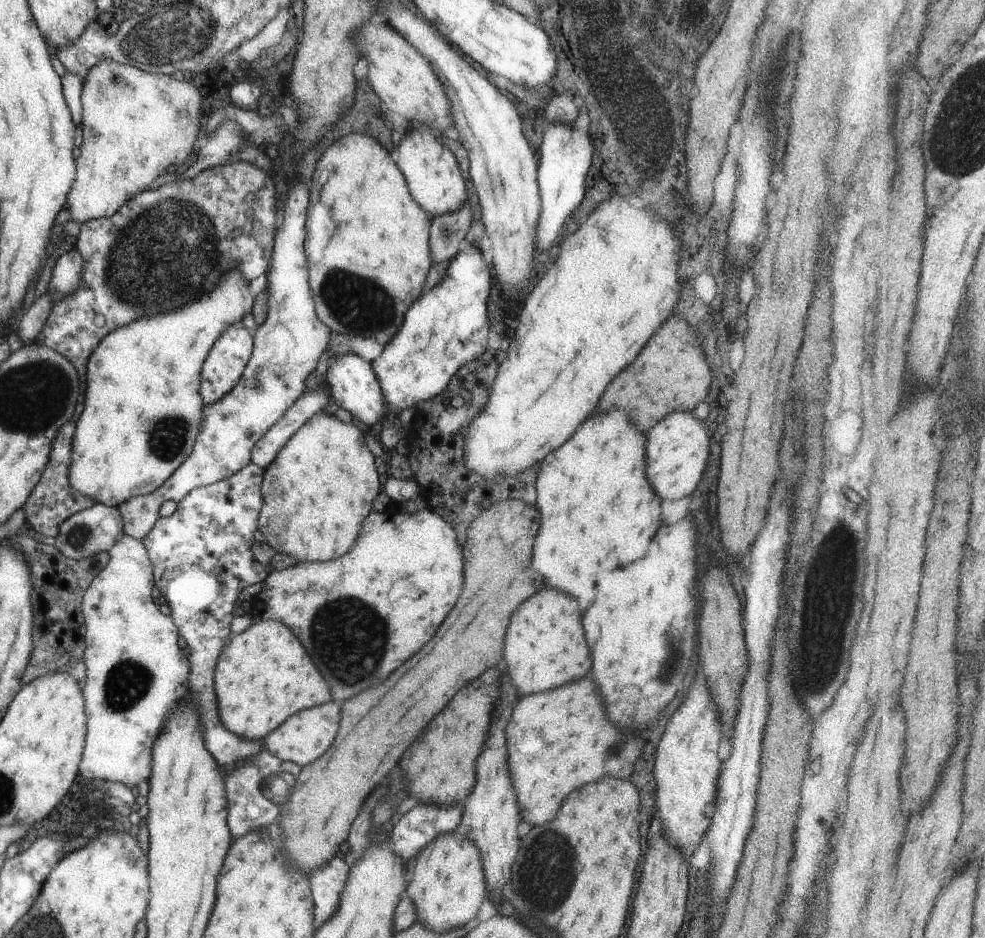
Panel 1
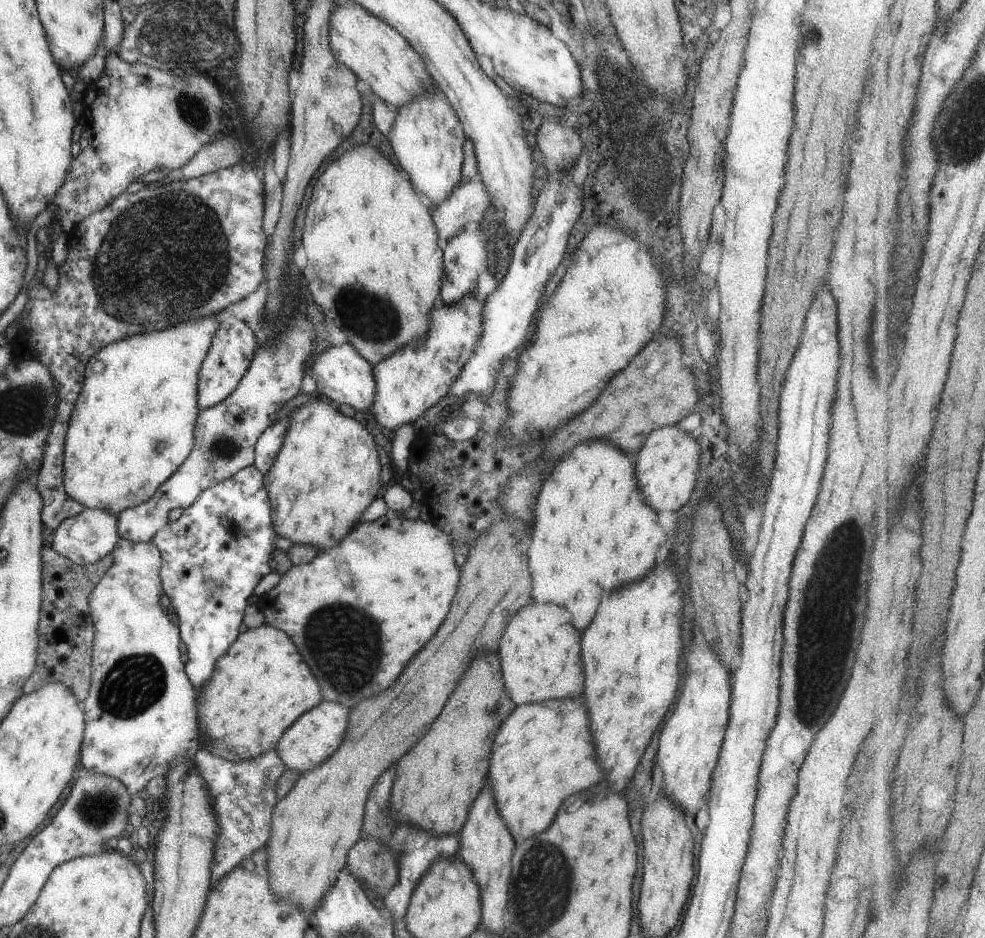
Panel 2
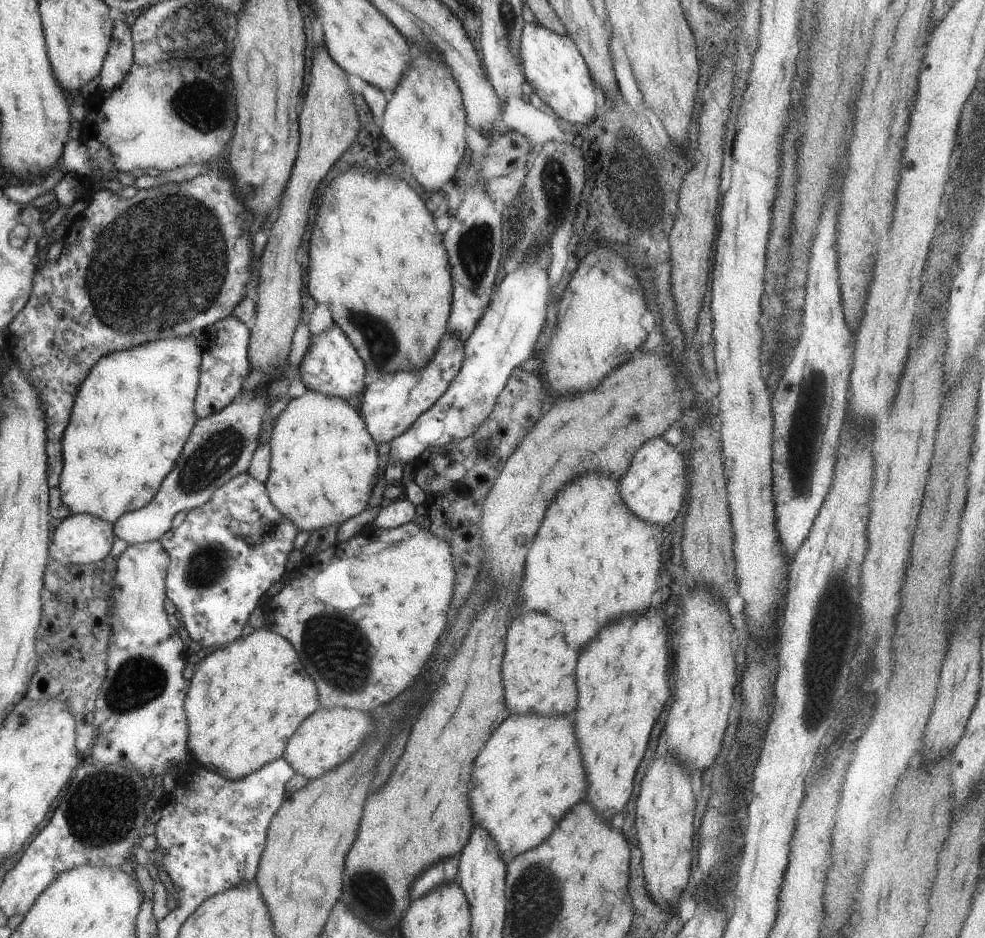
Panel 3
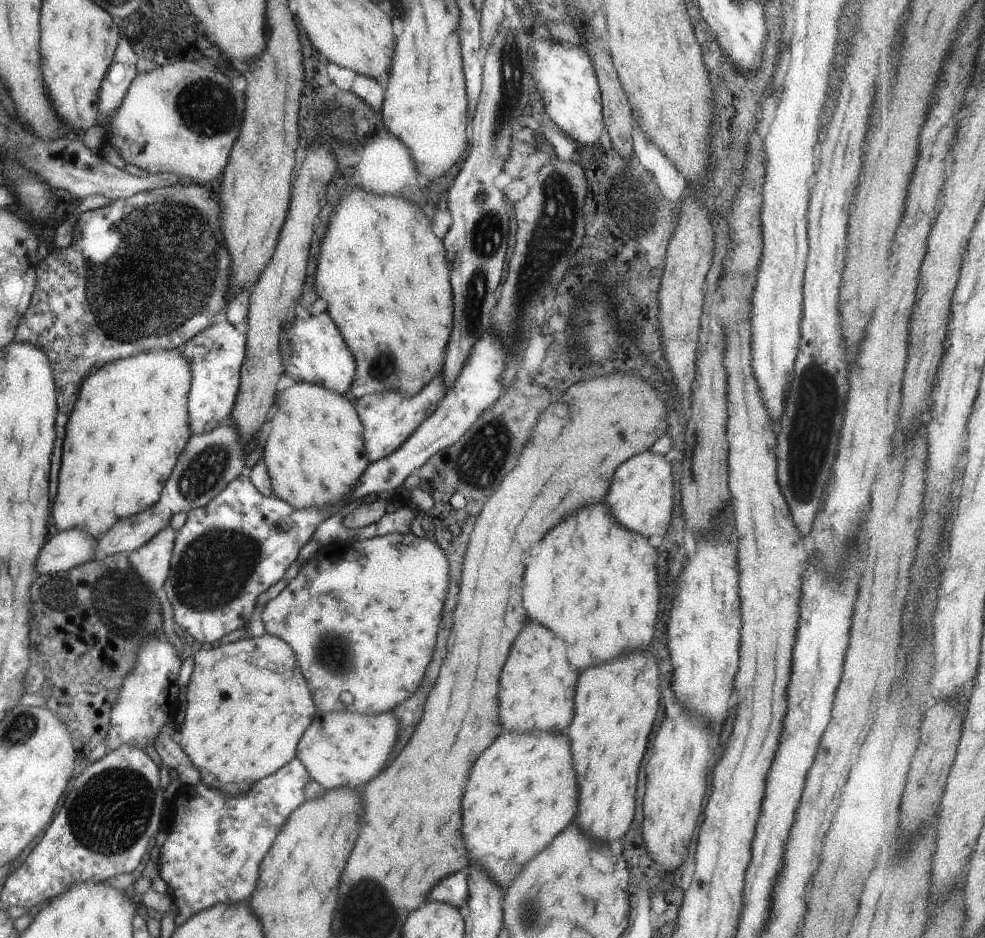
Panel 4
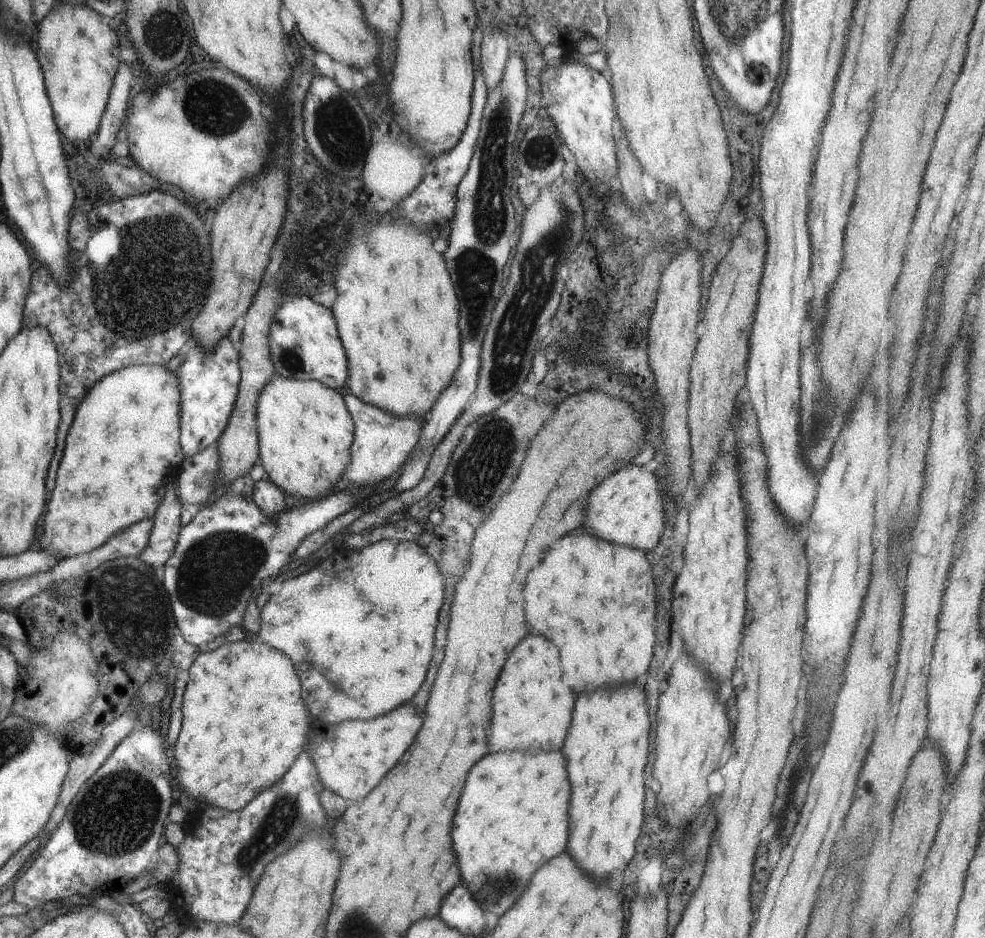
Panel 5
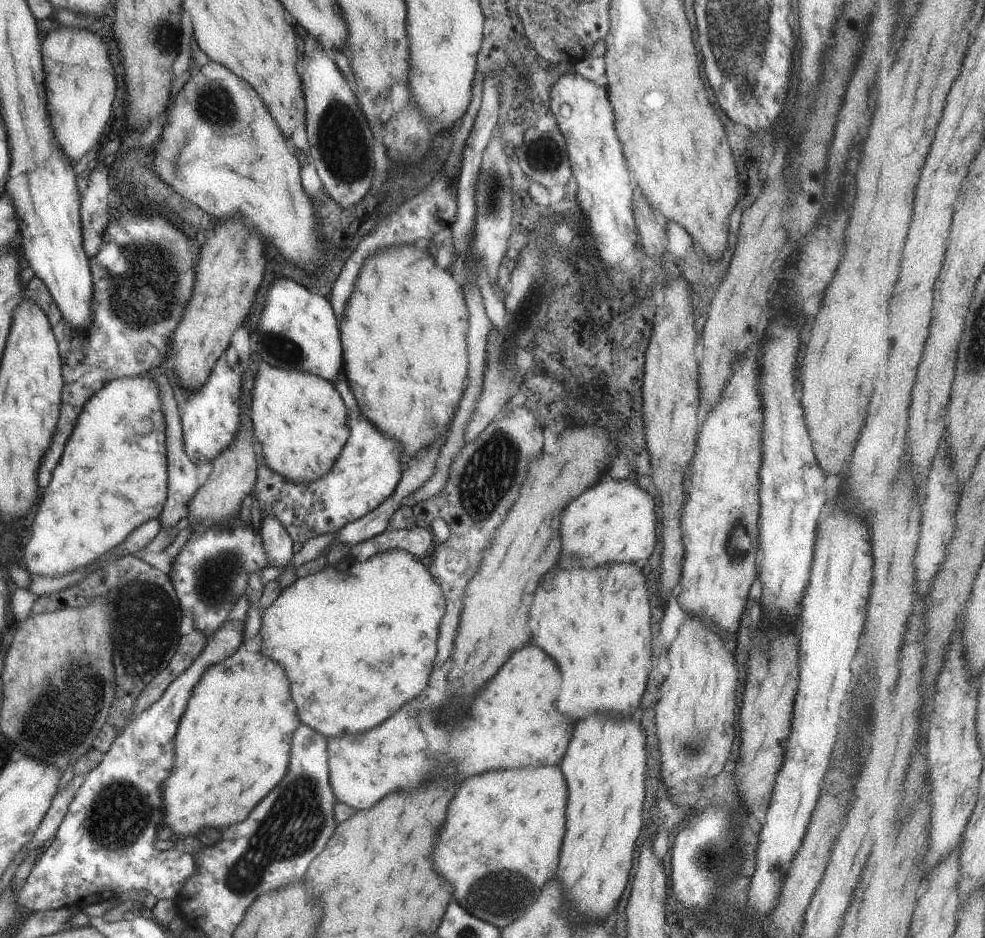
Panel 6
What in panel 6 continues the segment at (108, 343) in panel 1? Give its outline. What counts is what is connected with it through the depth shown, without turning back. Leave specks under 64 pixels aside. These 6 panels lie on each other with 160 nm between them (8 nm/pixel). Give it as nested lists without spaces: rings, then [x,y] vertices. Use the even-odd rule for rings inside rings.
[[[156,372],[113,379],[111,382],[105,383],[83,403],[82,409],[75,419],[73,430],[66,438],[63,447],[63,456],[61,456],[59,464],[53,470],[49,486],[43,490],[41,502],[39,502],[37,512],[35,512],[35,517],[31,522],[31,535],[28,542],[23,544],[23,561],[21,565],[27,573],[50,577],[53,575],[62,575],[84,567],[90,562],[93,562],[93,559],[99,558],[101,554],[106,553],[116,544],[119,544],[134,528],[137,528],[141,523],[151,518],[157,518],[159,512],[161,512],[163,501],[166,497],[167,486],[166,436],[164,435],[164,414],[160,409],[160,398],[158,396],[160,390],[157,383],[153,380],[154,373]]]

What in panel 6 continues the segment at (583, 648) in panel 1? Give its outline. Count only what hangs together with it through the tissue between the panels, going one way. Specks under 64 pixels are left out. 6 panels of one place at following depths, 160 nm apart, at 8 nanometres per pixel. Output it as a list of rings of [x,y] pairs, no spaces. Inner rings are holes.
[[[527,644],[509,656],[509,660],[473,700],[453,696],[447,688],[427,686],[377,726],[362,733],[326,737],[328,779],[336,800],[355,810],[367,810],[387,792],[413,788],[417,782],[429,780],[429,774],[441,762],[457,764],[457,780],[463,780],[469,774],[479,774],[481,770],[516,769],[555,764],[555,760],[559,762],[569,740],[569,730],[557,720],[559,712],[555,708],[555,698],[559,682],[561,674],[553,660],[543,650],[537,650],[537,646]]]

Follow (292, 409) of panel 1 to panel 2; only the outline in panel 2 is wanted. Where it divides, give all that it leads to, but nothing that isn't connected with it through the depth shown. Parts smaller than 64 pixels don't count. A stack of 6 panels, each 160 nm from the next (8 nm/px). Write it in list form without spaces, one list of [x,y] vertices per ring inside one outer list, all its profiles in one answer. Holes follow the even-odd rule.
[[[287,417],[273,421],[255,441],[254,465],[263,474],[273,464],[277,451],[281,448],[288,422]]]

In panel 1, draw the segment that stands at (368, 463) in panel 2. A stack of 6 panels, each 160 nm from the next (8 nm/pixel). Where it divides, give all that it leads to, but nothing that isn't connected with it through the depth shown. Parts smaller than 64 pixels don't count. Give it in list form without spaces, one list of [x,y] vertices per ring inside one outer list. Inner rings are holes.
[[[323,412],[315,413],[309,420],[306,420],[285,442],[284,445],[276,452],[275,458],[265,467],[262,474],[261,496],[263,502],[261,510],[258,514],[257,529],[265,538],[267,543],[276,553],[283,553],[289,555],[295,561],[309,562],[309,561],[330,561],[345,554],[354,544],[361,526],[361,522],[371,512],[371,502],[375,496],[380,492],[381,476],[375,471],[375,458],[371,455],[369,448],[363,441],[361,432],[349,423],[343,423],[334,417],[333,413],[326,414]],[[277,484],[281,486],[281,492],[277,494],[271,486]]]

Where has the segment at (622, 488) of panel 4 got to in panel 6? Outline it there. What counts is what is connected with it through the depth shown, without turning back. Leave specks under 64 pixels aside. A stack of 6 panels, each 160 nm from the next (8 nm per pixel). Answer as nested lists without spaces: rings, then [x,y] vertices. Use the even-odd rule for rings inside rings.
[[[601,480],[599,484],[591,486],[589,490],[585,490],[581,496],[577,496],[571,504],[567,504],[563,516],[561,516],[561,556],[567,558],[569,562],[563,562],[565,566],[577,562],[581,556],[587,558],[585,564],[601,564],[601,562],[621,562],[621,560],[645,560],[657,542],[657,532],[655,532],[655,510],[653,510],[651,495],[647,490],[643,490],[633,480],[627,482],[623,480]]]

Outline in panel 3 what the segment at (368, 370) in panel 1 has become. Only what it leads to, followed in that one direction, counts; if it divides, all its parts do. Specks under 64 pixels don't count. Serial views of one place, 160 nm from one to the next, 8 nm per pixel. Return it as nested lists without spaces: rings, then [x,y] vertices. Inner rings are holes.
[[[335,323],[327,332],[309,338],[308,347],[297,367],[297,374],[306,390],[312,390],[330,397],[339,397],[344,401],[349,396],[357,396],[363,392],[365,373],[364,362],[359,358],[349,339]]]

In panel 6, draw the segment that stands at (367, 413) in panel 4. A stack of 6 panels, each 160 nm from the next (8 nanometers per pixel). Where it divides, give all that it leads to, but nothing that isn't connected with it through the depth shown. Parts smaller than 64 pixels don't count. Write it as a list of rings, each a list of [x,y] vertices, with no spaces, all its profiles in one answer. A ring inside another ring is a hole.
[[[343,371],[338,376],[339,378],[333,383],[337,392],[341,395],[347,411],[346,419],[349,436],[332,467],[321,478],[310,483],[293,483],[286,477],[274,473],[263,462],[259,463],[256,468],[256,479],[254,480],[252,492],[255,492],[260,516],[263,518],[266,514],[270,514],[279,520],[285,527],[287,534],[290,534],[292,542],[301,542],[303,544],[308,538],[319,536],[321,533],[335,533],[344,524],[353,522],[361,515],[367,514],[393,492],[394,486],[401,478],[400,474],[404,468],[404,464],[400,460],[402,446],[398,444],[397,439],[386,437],[359,414],[357,404],[353,400],[353,394],[349,394],[347,380],[341,378]]]

